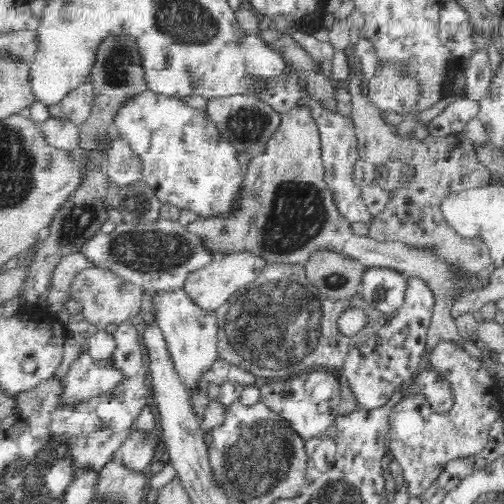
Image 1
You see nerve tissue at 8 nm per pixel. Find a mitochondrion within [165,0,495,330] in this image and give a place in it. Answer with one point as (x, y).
(298, 214)

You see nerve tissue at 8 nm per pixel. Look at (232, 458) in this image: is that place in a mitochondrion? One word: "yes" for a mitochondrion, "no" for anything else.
yes

